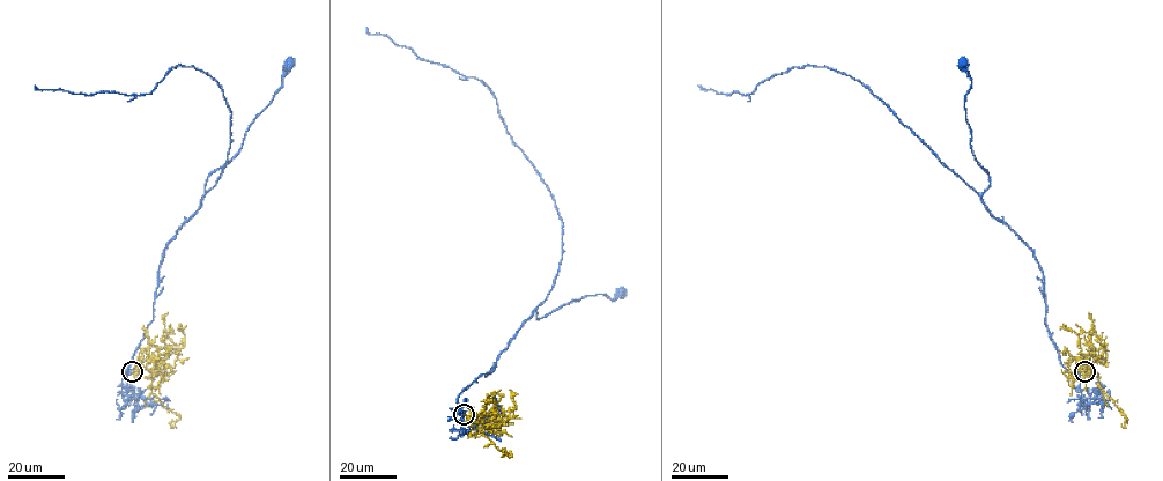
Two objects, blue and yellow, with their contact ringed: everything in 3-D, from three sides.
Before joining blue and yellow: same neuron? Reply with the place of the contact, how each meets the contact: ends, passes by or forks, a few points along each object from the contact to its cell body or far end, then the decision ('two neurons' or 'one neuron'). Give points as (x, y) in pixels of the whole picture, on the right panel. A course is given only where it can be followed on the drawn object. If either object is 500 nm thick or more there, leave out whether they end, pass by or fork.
at (1084, 371); blue forks there; yellow ends there; blue runs (1084, 371), (1060, 361), (1034, 251), (980, 197), (990, 178), (971, 148), (963, 64); yellow runs (1084, 371), (1091, 368), (1097, 375), (1082, 353), (1078, 335), (1069, 328), (1059, 328); one neuron

